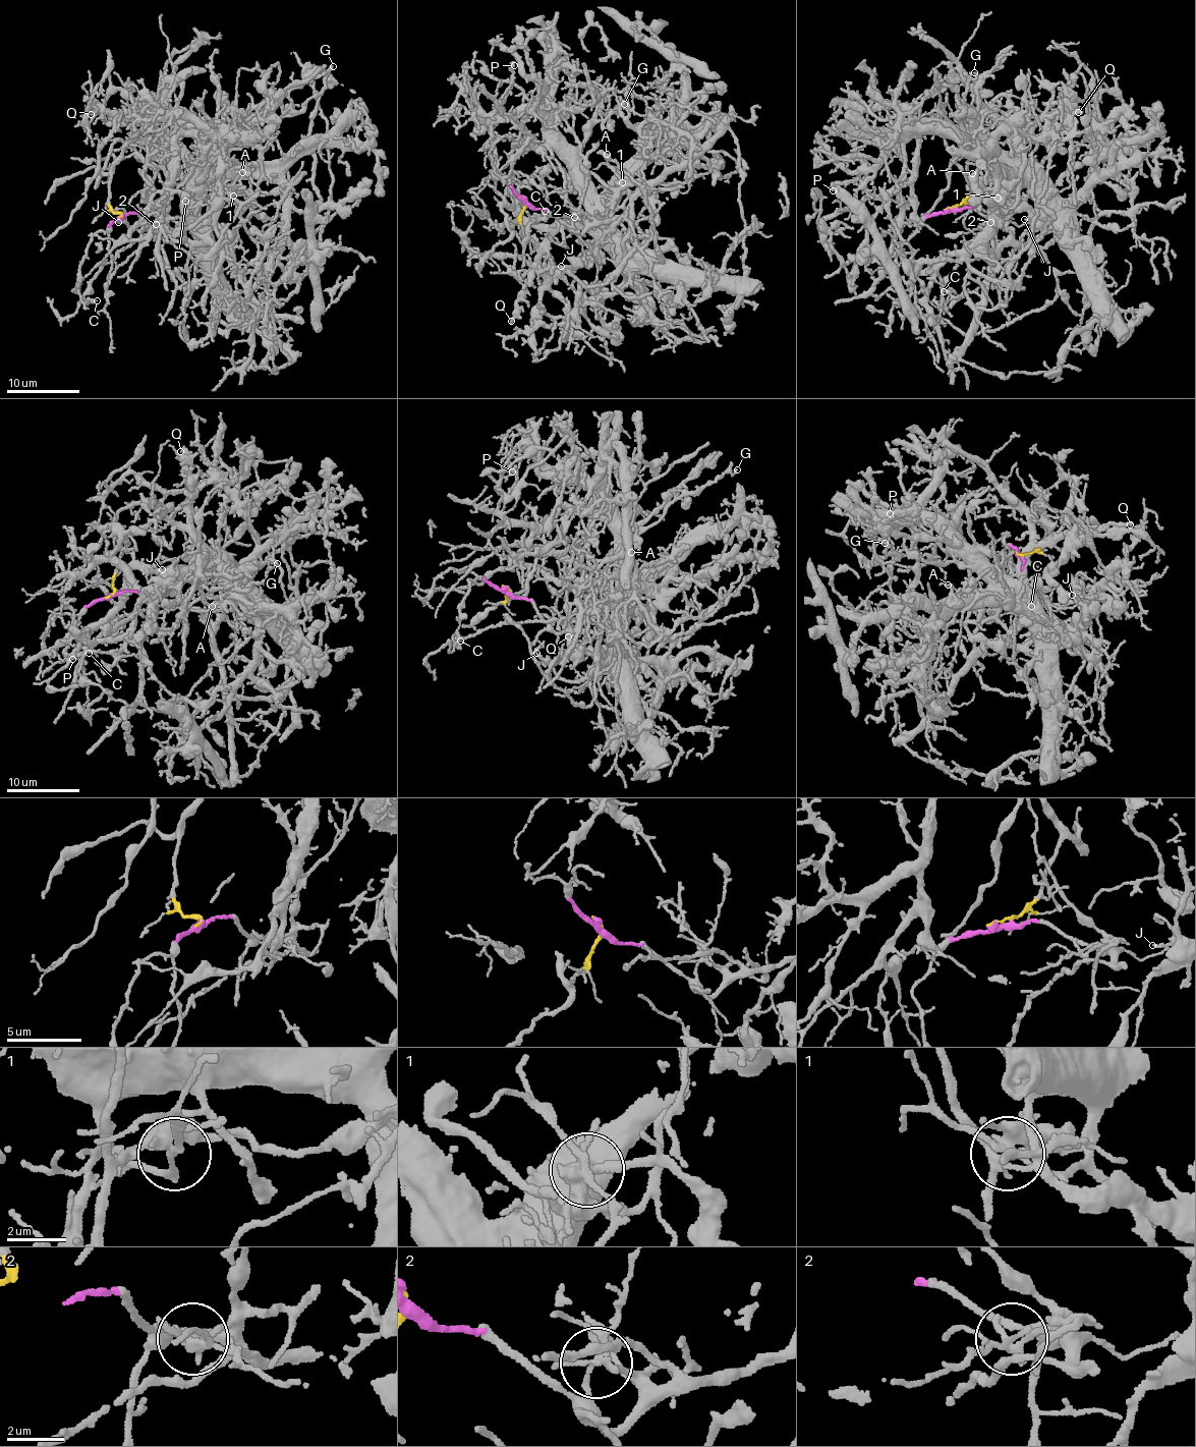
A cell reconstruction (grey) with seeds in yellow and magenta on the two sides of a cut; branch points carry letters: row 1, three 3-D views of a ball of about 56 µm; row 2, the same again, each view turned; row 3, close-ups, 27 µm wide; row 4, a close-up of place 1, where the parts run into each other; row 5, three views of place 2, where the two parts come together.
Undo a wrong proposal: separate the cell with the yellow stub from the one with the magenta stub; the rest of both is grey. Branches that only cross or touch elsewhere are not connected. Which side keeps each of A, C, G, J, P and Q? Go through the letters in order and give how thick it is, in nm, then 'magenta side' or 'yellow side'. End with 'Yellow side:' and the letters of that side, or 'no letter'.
A: 170 nm thick; yellow side
C: 110 nm thick; magenta side
G: 130 nm thick; magenta side
J: 220 nm thick; magenta side
P: 320 nm thick; yellow side
Q: 220 nm thick; yellow side
Yellow side: A, P, Q

